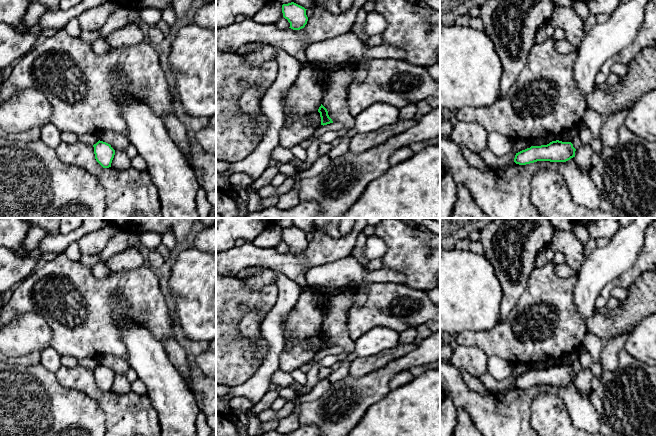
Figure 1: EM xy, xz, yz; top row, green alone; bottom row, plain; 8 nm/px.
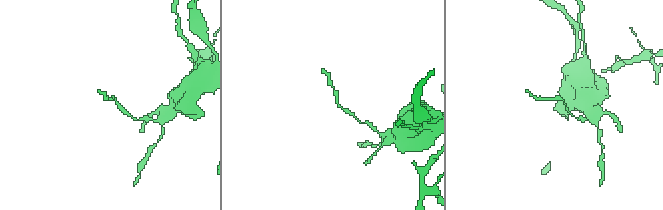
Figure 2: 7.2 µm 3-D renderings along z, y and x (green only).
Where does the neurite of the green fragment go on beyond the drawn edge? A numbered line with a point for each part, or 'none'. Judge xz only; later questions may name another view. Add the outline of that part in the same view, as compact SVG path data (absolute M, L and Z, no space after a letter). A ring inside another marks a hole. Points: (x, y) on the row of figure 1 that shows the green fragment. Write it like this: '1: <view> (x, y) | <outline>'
none

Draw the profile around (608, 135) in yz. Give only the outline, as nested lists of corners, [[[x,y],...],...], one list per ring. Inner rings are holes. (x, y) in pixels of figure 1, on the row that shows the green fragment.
[[[633,103],[627,109],[617,111],[604,120],[598,136],[603,148],[616,147],[618,145],[618,129],[624,125],[625,117],[632,105]]]

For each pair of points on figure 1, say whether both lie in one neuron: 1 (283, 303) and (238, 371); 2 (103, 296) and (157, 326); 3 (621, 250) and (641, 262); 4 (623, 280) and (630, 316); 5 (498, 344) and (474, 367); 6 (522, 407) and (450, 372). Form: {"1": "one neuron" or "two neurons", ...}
{"1": "two neurons", "2": "one neuron", "3": "two neurons", "4": "two neurons", "5": "two neurons", "6": "one neuron"}

